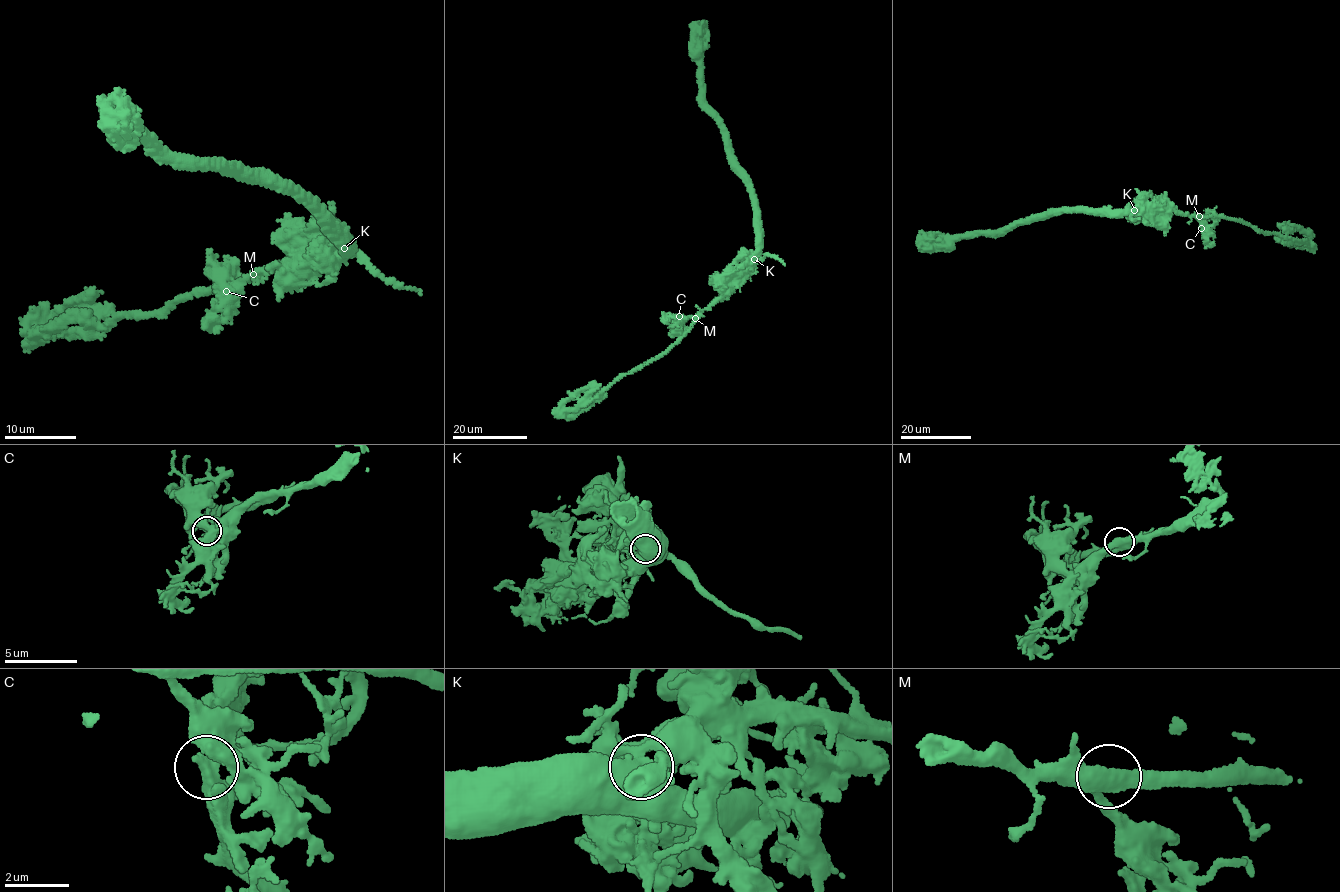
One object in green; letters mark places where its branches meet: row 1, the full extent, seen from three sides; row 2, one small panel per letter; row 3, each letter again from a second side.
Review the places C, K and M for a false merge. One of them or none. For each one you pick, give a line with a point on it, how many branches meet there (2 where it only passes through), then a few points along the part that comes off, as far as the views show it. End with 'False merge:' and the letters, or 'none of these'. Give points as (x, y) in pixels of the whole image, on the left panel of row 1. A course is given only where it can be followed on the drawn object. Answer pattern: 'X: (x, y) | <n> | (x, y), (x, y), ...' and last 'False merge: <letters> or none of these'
K: (344, 248) | 3 | (344, 249), (337, 241), (158, 312), (82, 332), (43, 328), (83, 302), (111, 309)
False merge: K

